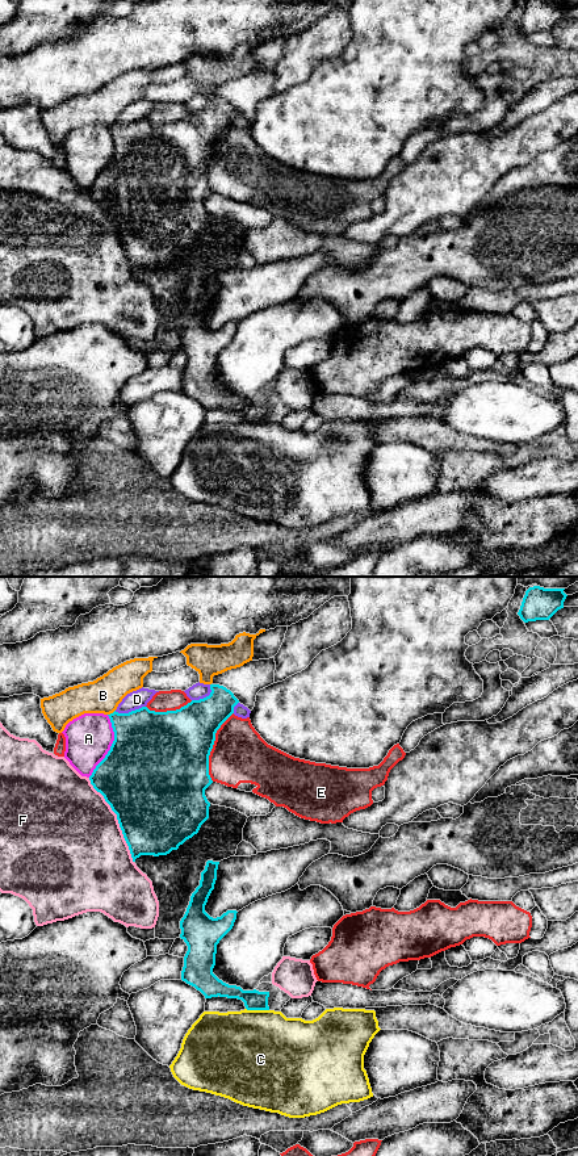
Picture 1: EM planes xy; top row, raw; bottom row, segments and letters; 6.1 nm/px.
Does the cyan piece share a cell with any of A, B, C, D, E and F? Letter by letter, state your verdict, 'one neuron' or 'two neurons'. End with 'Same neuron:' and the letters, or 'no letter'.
A: two neurons
B: two neurons
C: two neurons
D: two neurons
E: two neurons
F: two neurons
Same neuron: no letter

